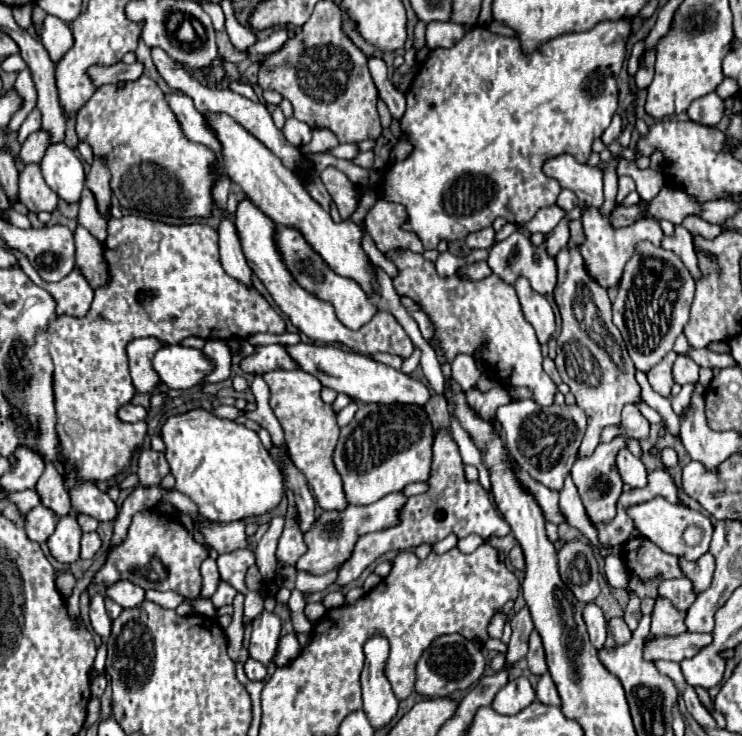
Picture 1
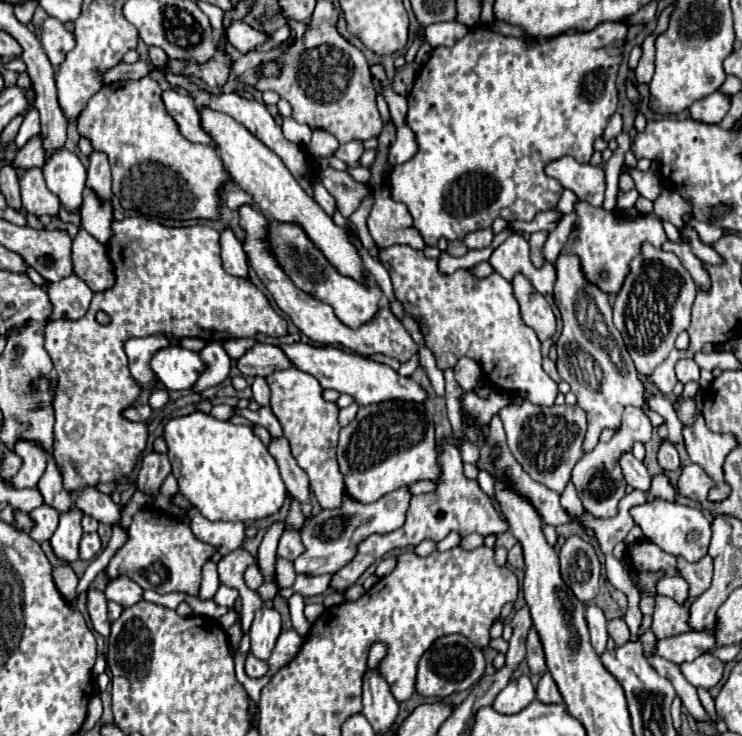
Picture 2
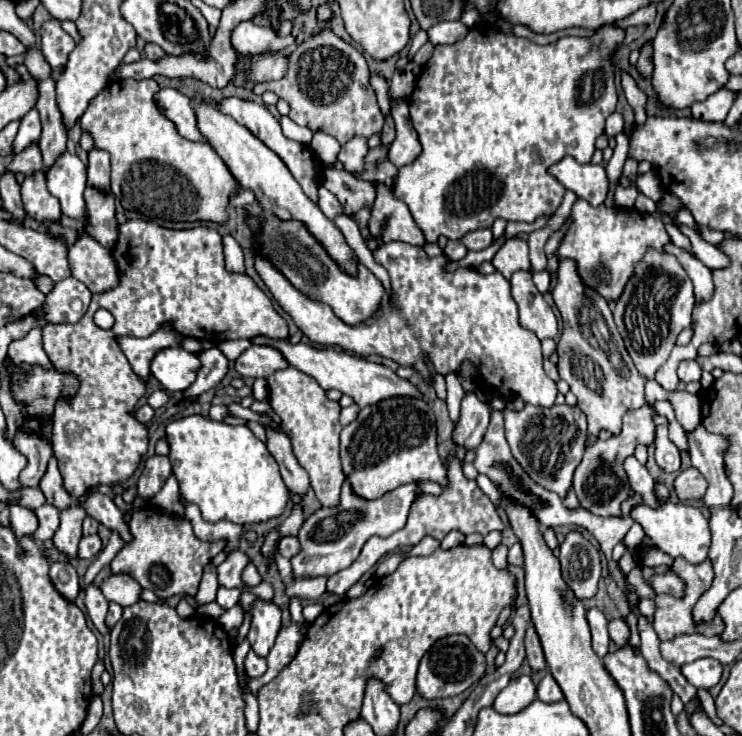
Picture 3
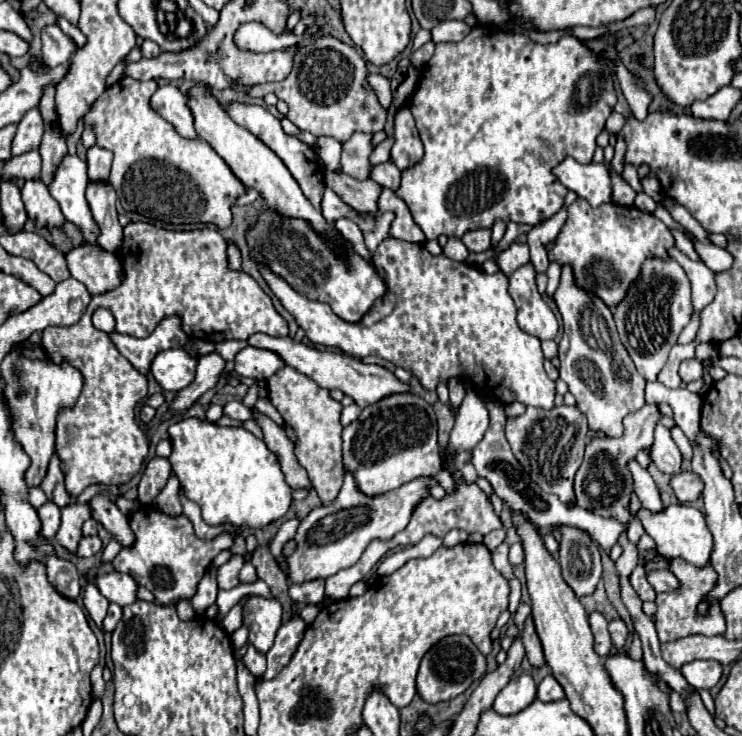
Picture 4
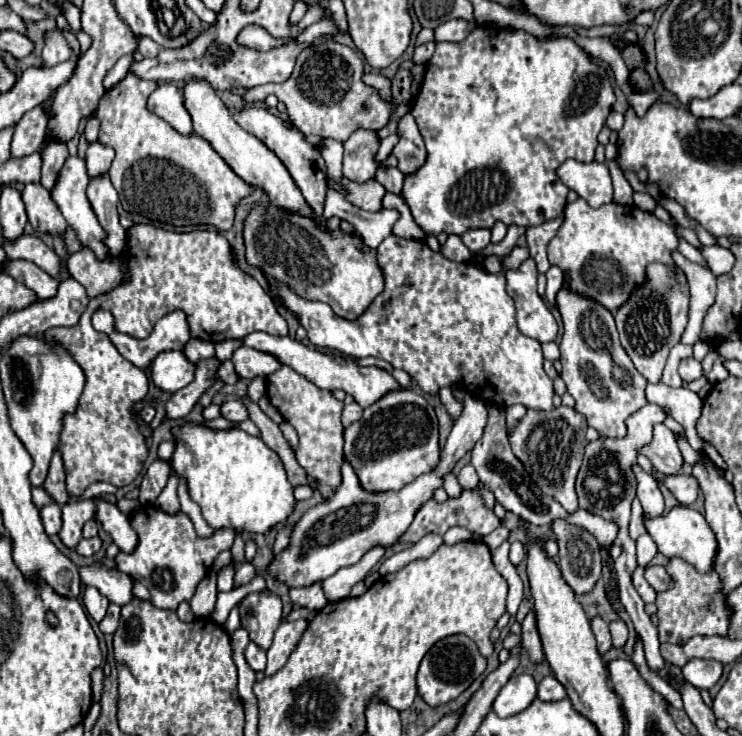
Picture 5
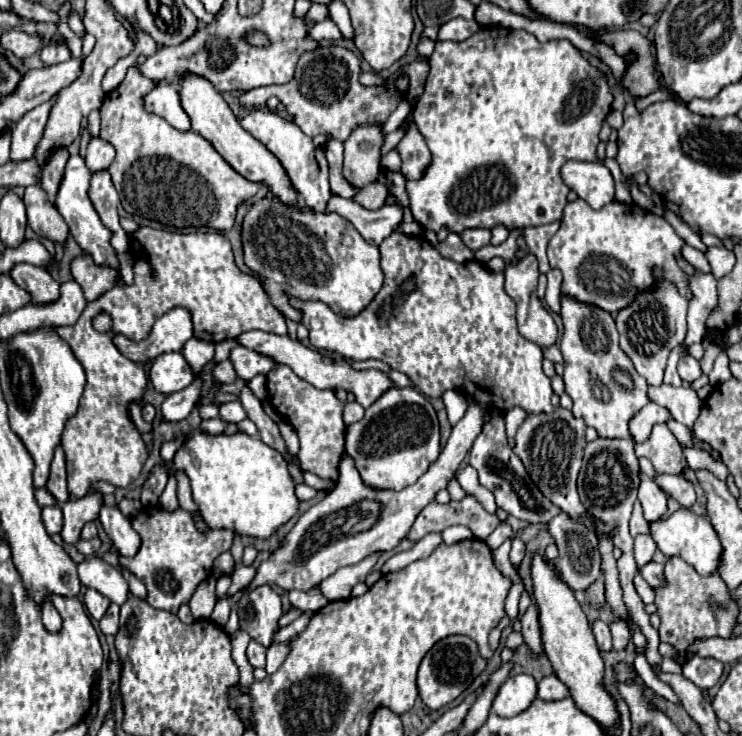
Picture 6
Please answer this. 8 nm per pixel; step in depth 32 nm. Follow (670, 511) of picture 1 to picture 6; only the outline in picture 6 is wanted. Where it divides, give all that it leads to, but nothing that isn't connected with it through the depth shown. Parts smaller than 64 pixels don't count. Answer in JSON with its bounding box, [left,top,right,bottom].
[650,508,722,576]

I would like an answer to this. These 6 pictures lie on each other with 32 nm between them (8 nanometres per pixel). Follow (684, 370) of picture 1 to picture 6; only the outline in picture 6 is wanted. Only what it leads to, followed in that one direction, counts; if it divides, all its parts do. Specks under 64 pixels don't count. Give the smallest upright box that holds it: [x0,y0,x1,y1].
[678,356,702,384]

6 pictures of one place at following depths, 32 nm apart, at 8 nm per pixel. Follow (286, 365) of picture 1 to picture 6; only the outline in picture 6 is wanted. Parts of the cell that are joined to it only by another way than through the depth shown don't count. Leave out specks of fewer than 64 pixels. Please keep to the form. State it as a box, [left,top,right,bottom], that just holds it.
[230,346,276,380]

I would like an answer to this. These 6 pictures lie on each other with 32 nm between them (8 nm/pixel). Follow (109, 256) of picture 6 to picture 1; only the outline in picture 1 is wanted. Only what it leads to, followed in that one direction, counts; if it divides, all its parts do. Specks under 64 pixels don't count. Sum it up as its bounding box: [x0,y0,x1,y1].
[40,144,84,204]

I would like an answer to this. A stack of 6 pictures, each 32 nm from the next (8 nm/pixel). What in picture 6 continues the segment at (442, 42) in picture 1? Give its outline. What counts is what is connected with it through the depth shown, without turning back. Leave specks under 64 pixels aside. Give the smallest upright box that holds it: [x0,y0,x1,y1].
[438,18,482,42]

